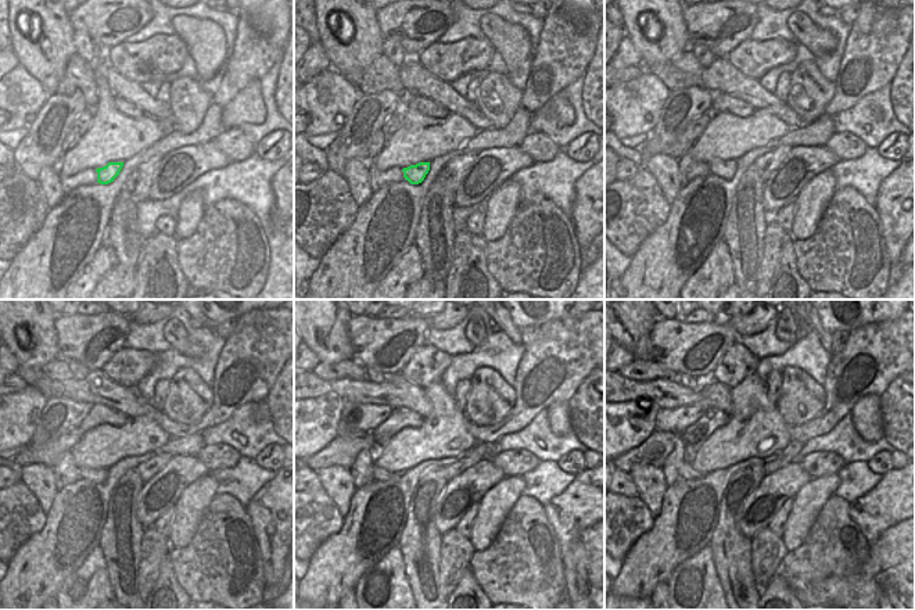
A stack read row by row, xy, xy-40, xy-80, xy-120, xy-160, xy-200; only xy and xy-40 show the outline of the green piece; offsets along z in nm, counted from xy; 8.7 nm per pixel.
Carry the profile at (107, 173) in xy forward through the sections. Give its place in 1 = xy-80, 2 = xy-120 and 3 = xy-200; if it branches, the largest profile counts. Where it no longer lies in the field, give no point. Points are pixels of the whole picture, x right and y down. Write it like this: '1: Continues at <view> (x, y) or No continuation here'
1: Continues at xy-80 (725, 169)
2: Continues at xy-120 (97, 476)
3: Continues at xy-200 (686, 472)

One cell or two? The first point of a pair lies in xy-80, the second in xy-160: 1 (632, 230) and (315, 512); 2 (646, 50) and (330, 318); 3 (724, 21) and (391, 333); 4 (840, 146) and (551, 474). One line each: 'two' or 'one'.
1: one
2: one
3: one
4: two

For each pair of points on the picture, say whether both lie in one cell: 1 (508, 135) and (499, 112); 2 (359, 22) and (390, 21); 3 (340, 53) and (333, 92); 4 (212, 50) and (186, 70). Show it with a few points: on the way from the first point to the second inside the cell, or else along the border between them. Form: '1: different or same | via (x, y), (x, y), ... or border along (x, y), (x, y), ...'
1: different | border along (519, 106), (513, 117), (503, 126), (492, 128)
2: different | border along (375, 14), (379, 31), (384, 38)
3: different | border along (332, 65), (344, 75)
4: different | border along (189, 56), (203, 79), (210, 79), (221, 70)

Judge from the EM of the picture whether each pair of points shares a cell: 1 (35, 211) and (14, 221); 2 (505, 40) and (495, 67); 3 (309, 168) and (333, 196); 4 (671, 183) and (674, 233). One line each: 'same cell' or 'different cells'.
1: same cell
2: different cells
3: different cells
4: different cells

